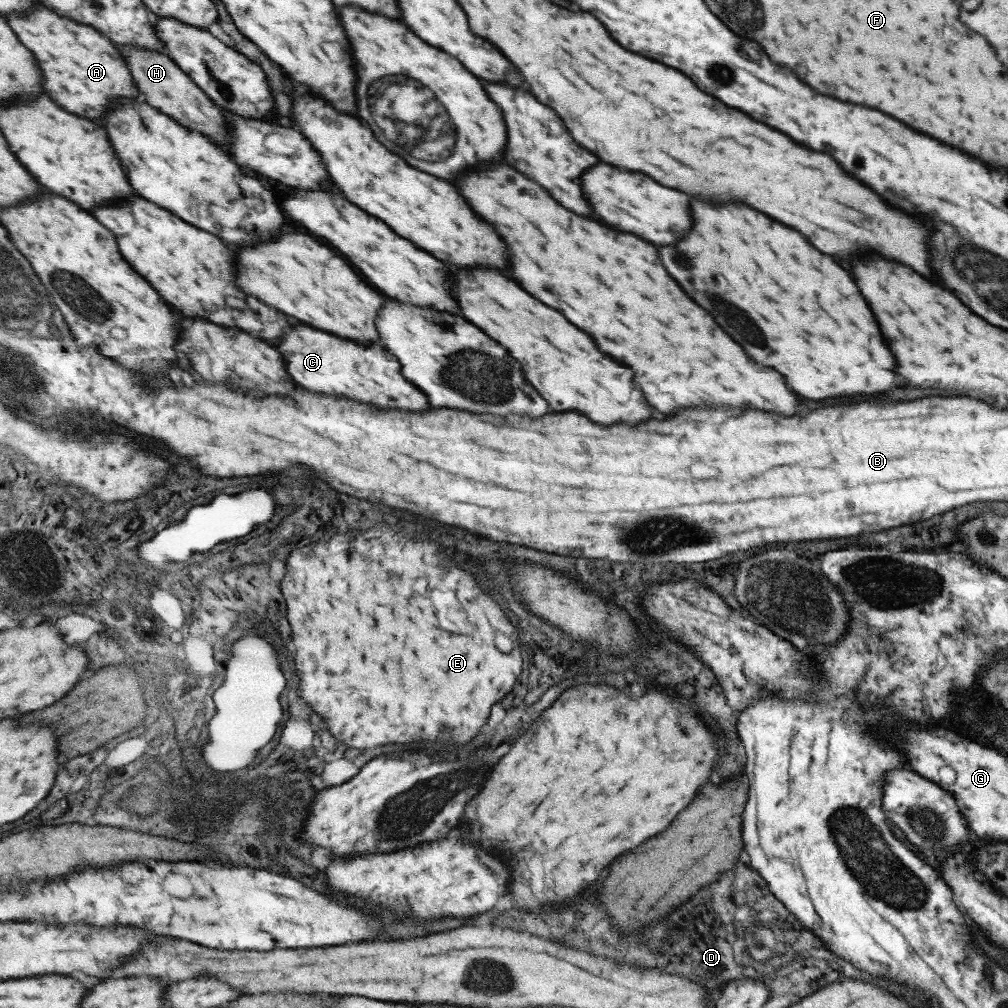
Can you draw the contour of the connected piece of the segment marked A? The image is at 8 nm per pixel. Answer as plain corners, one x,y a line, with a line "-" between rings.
36,1
36,4
30,12
8,14
5,18
22,43
39,60
45,88
49,90
51,98
59,102
59,106
83,118
105,122
113,100
142,100
143,94
136,85
125,56
106,34
99,31
98,27
87,26
86,23
57,14
45,3

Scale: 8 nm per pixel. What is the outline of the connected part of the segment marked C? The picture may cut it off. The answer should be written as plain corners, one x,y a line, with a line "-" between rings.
297,324
287,330
279,350
283,350
283,358
287,358
291,376
309,390
345,396
379,408
425,410
427,406
427,398
399,374
399,362
395,362
395,358
391,358
391,354
387,354
387,350
379,344
363,348
361,344
341,340
305,324

